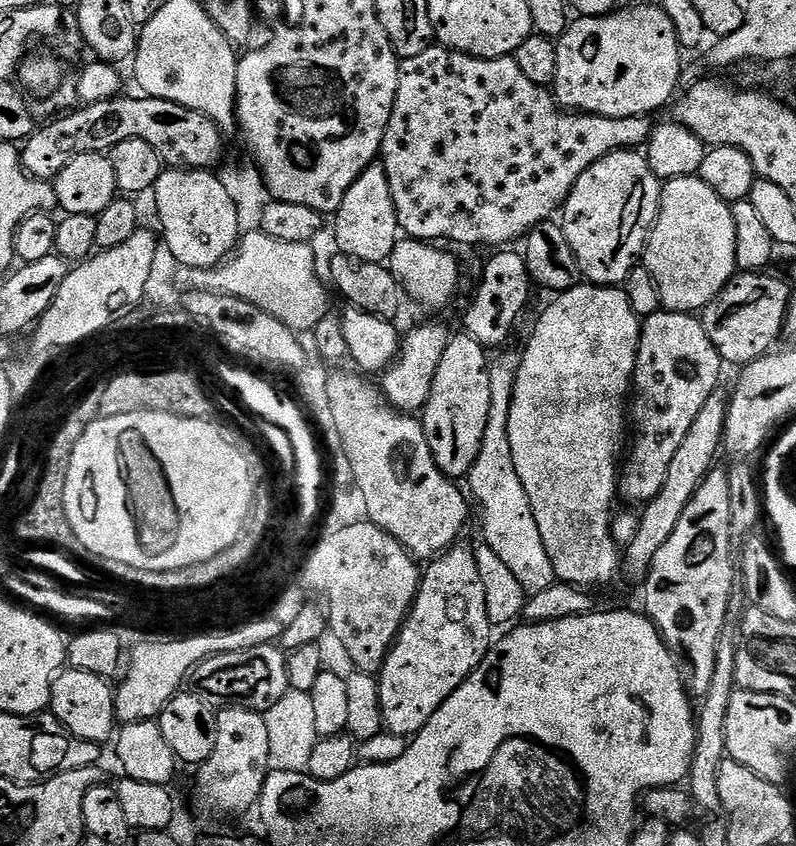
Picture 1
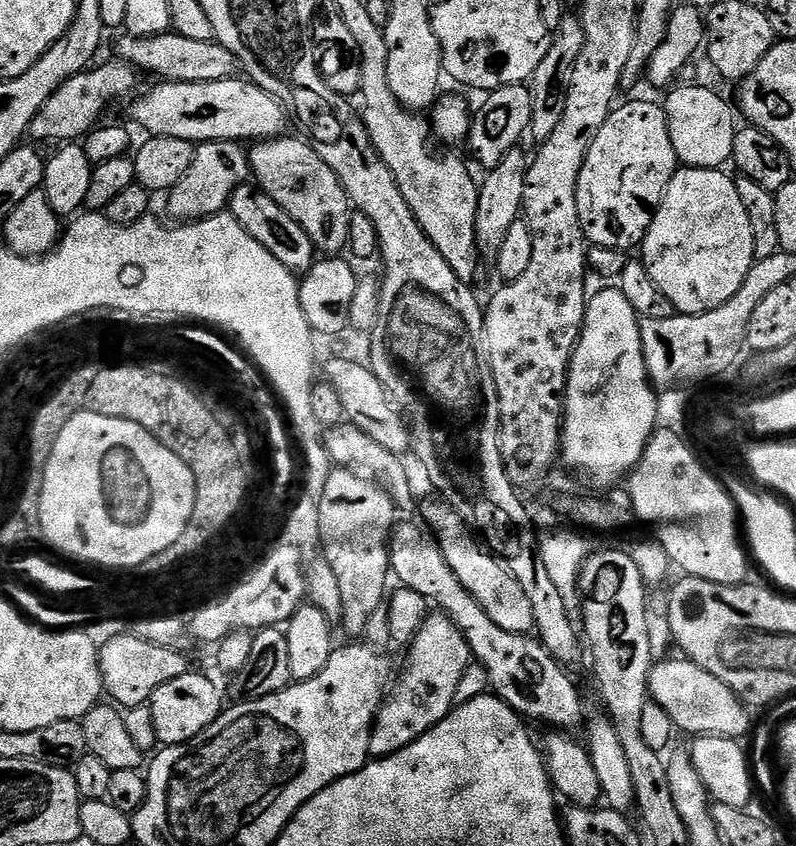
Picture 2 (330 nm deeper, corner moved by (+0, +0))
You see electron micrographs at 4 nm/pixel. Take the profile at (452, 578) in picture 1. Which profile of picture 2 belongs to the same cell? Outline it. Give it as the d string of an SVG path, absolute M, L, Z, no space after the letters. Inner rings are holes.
M430 614L424 619L424 625L407 645L406 652L404 669L401 672L399 669L398 679L389 687L384 703L376 712L376 721L372 723L369 757L394 754L438 726L452 711L454 690L458 690L462 674L473 663L466 638L452 619L443 614Z

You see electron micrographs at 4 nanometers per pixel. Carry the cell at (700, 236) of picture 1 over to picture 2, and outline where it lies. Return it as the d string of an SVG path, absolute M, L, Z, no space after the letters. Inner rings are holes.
M677 167L672 180L666 186L663 198L660 199L659 206L652 213L652 221L648 227L647 234L644 235L642 259L646 270L650 274L650 278L654 278L654 286L658 286L658 290L662 290L662 294L666 294L666 298L670 298L670 302L674 302L676 311L681 316L706 314L710 310L718 310L718 306L730 302L730 298L734 298L734 294L738 294L738 289L742 287L742 282L746 282L746 274L750 274L752 265L757 261L754 254L754 230L750 230L750 217L746 215L746 210L742 207L742 202L738 198L735 179L731 175L728 177L726 173L727 171L719 168Z

